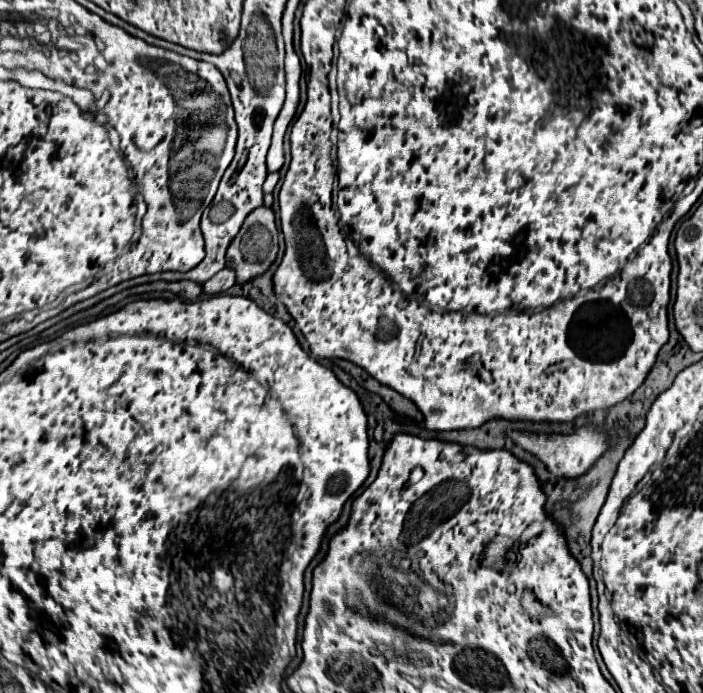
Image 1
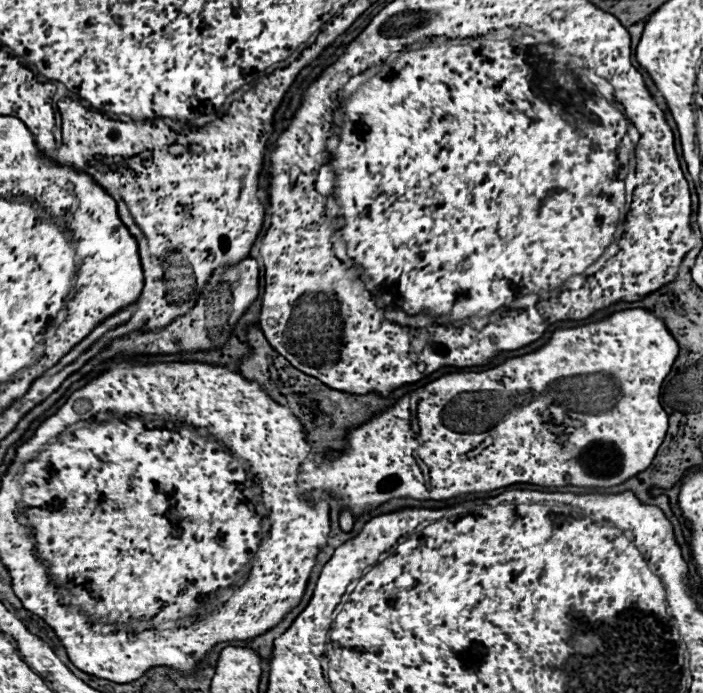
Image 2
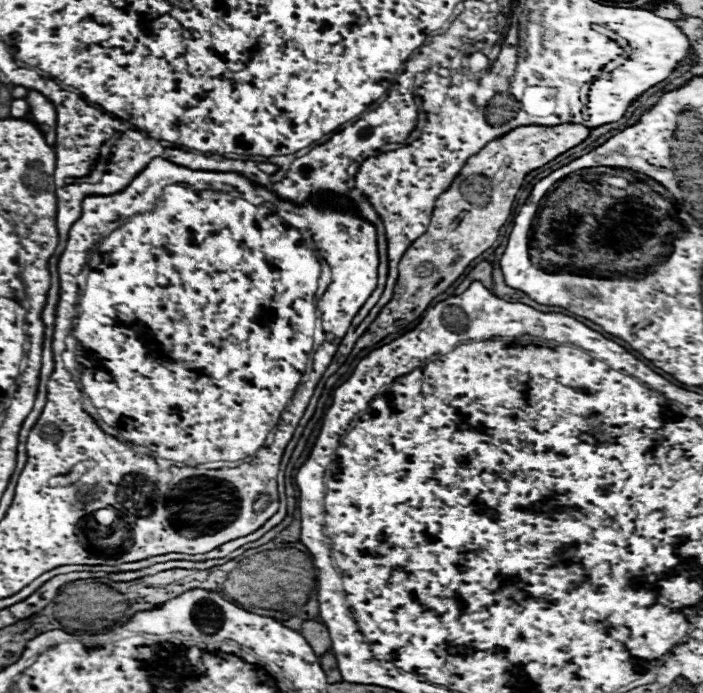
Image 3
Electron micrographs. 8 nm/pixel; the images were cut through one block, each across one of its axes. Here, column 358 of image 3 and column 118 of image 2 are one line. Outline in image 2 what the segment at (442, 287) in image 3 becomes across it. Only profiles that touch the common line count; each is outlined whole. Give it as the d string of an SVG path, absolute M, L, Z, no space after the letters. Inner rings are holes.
M248 257L236 264L220 266L212 272L206 286L196 294L196 304L190 312L178 316L172 324L156 330L134 330L122 338L114 338L98 356L98 358L112 358L118 352L144 352L144 354L194 354L216 350L224 346L228 340L234 324L246 312L246 308L258 296L258 263Z

